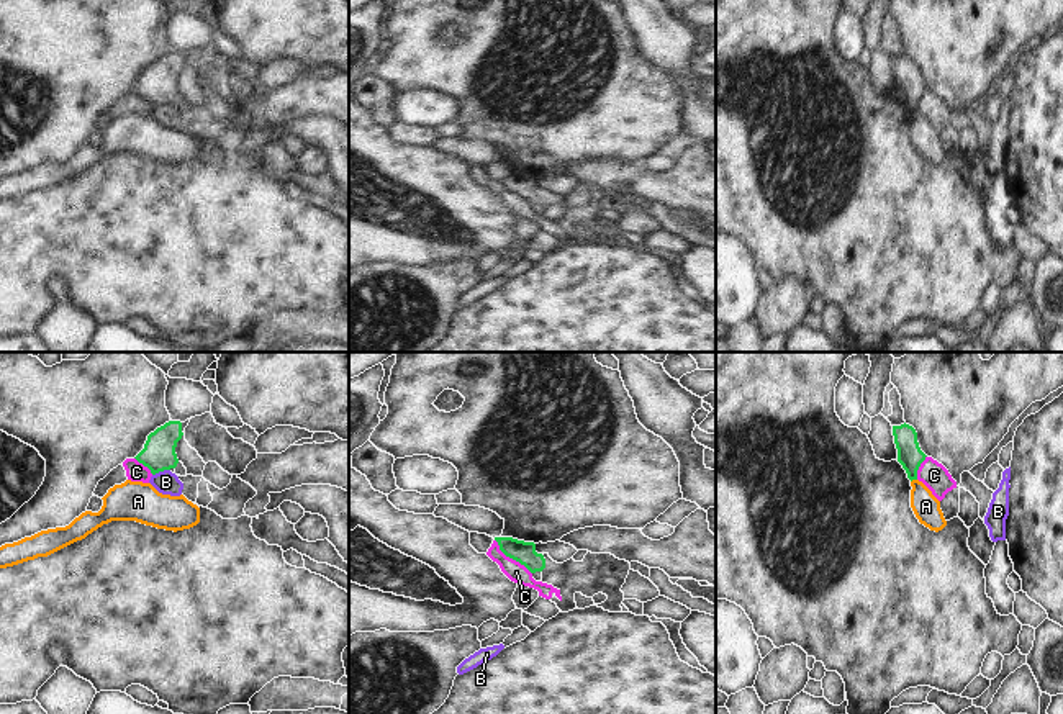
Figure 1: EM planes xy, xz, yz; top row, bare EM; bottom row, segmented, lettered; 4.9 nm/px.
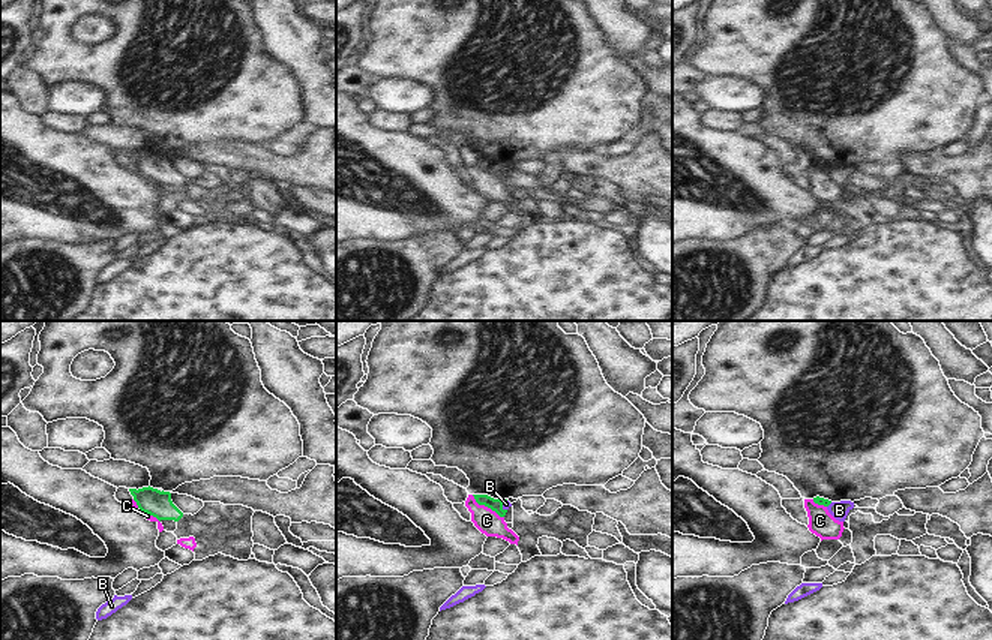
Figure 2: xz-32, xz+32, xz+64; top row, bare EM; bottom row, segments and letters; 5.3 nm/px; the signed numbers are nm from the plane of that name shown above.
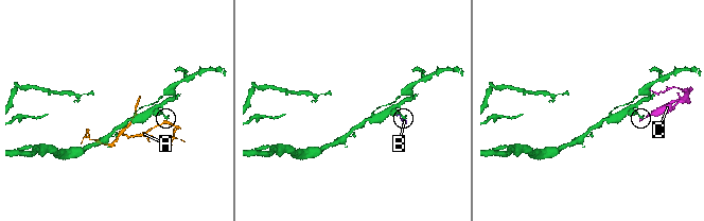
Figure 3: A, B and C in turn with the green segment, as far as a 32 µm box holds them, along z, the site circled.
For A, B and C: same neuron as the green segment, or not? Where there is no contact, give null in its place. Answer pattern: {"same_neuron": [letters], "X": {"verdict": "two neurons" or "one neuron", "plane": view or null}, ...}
{"same_neuron": [], "A": {"verdict": "two neurons", "plane": "yz"}, "B": {"verdict": "two neurons", "plane": "xy"}, "C": {"verdict": "two neurons", "plane": "xz"}}

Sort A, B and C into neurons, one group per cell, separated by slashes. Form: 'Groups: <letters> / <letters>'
Groups: A / B / C

